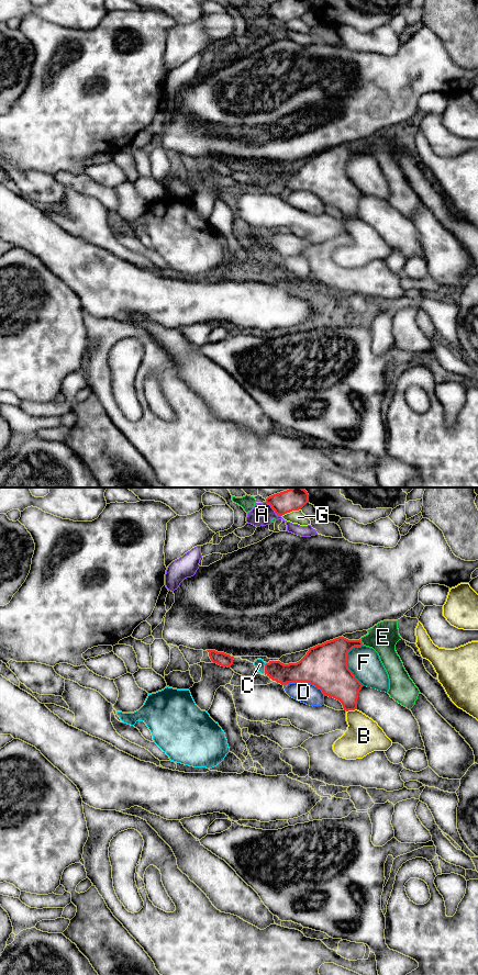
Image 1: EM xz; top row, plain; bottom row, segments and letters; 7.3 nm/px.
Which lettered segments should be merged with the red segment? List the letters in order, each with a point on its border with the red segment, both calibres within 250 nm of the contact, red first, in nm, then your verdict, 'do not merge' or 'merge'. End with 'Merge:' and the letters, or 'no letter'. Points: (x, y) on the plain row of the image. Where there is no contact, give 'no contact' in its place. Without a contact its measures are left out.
A: xz (273, 17) | 160/160 nm | do not merge
B: xz (351, 217) | 260/260 nm | do not merge
C: xz (265, 176) | 150/80 nm | do not merge
D: xz (304, 189) | 320/150 nm | do not merge
E: xz (362, 150) | 240/220 nm | do not merge
F: xz (346, 170) | 320/220 nm | do not merge
G: xz (290, 19) | 160/100 nm | do not merge
Merge: no letter

